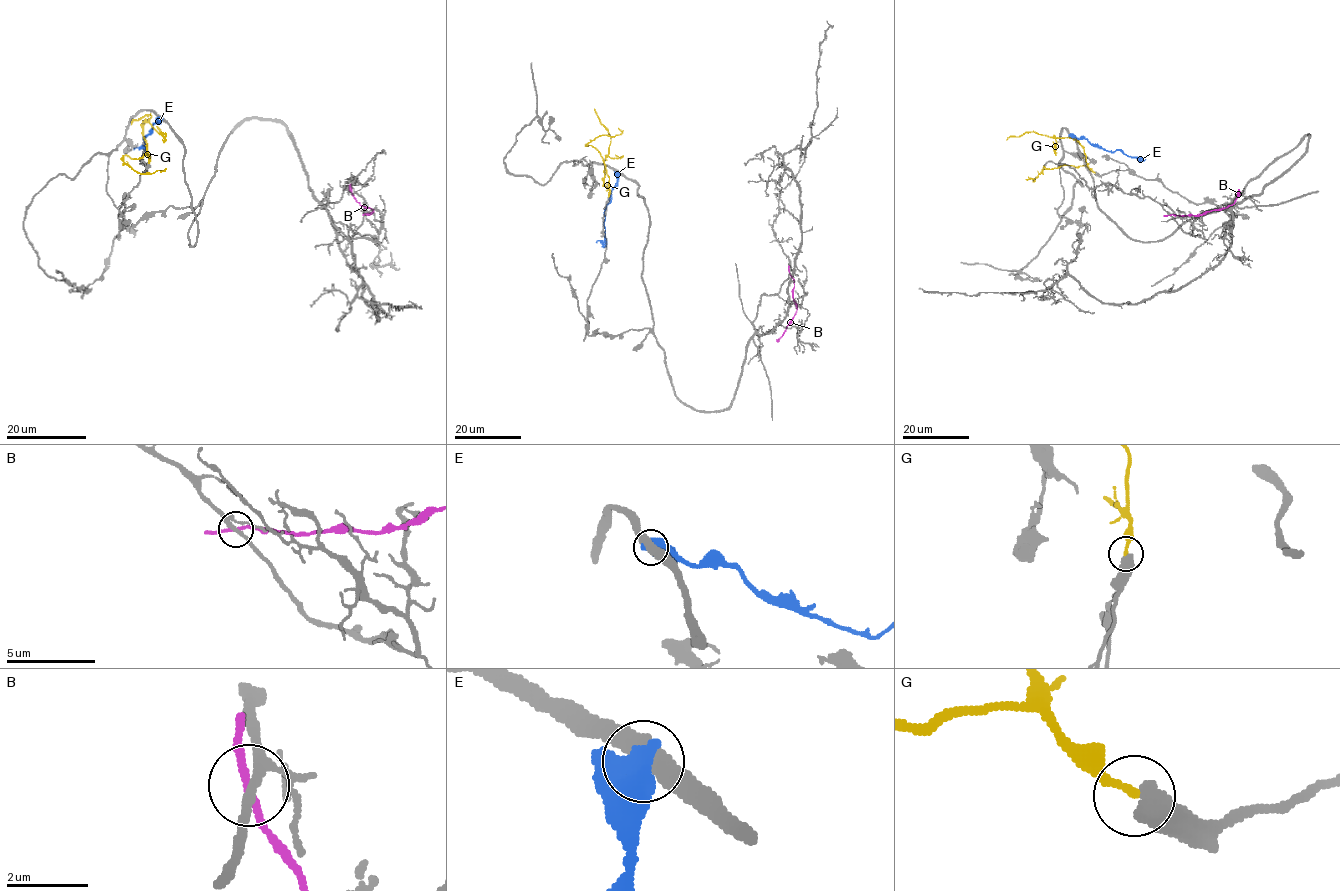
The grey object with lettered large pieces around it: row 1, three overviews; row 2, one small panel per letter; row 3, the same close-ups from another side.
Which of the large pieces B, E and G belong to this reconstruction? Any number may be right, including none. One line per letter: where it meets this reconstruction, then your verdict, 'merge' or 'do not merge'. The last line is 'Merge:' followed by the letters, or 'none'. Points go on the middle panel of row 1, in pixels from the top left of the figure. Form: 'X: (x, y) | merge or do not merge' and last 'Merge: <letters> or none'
B: (789, 272) | do not merge
E: (618, 172) | do not merge
G: (608, 196) | do not merge
Merge: none

